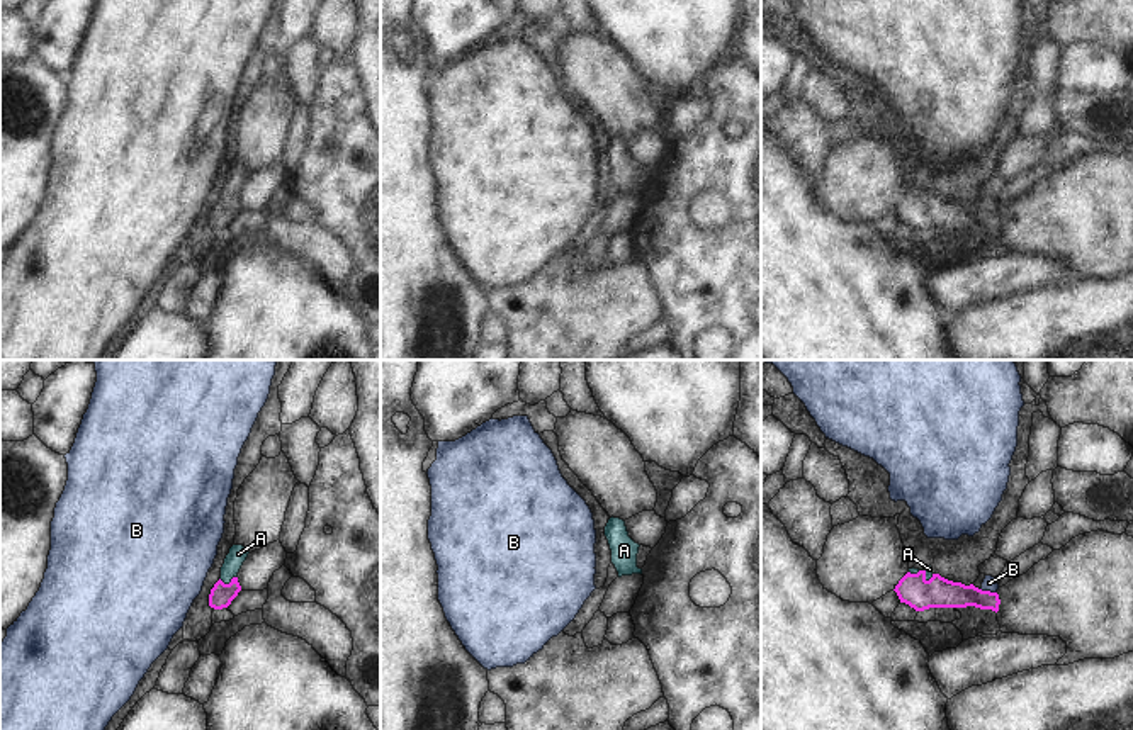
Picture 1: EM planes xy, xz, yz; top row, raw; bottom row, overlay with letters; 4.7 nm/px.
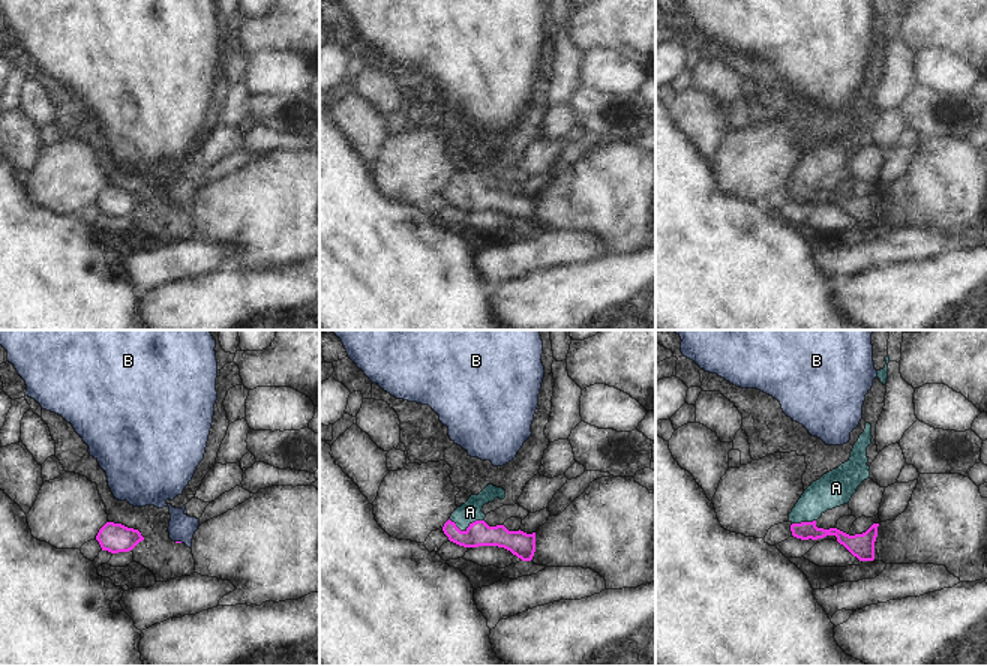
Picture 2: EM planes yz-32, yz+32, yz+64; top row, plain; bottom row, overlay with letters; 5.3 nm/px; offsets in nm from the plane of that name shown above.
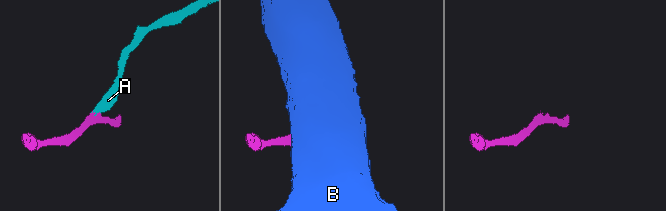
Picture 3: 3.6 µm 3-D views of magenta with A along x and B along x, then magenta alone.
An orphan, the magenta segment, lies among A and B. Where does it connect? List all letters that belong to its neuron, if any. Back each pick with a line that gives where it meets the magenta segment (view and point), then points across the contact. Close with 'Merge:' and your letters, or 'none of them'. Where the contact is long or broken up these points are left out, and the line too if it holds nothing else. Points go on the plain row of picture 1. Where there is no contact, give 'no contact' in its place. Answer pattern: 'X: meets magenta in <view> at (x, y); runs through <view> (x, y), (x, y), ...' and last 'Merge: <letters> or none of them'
A: meets magenta in xy at (230, 202); runs through xy (221, 214), (230, 202), (230, 187), (238, 174)
Merge: A

